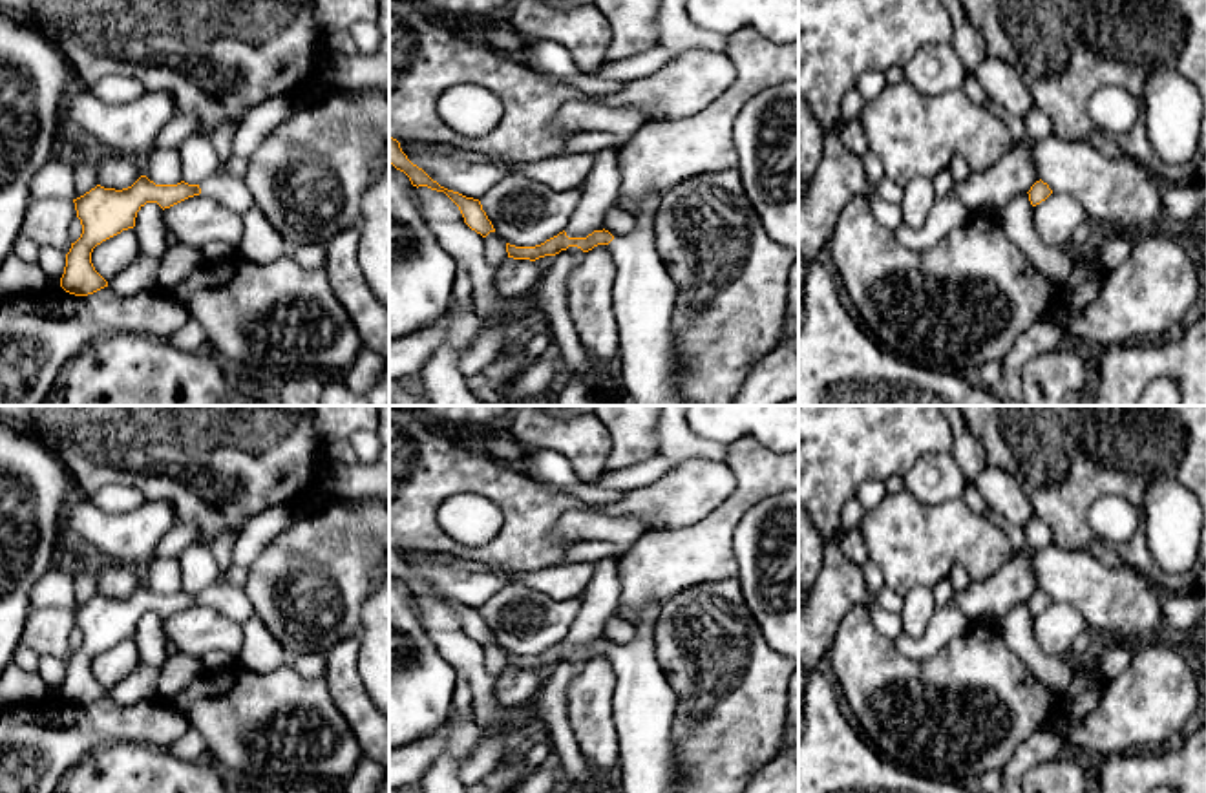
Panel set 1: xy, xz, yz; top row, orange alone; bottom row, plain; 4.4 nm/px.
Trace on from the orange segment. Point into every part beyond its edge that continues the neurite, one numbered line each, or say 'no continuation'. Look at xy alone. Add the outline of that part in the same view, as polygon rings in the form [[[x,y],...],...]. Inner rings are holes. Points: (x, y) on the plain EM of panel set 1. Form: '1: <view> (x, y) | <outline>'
1: xy (227, 598) | [[[241,526],[219,534],[210,543],[208,548],[219,565],[219,576],[206,590],[199,594],[199,597],[201,603],[214,607],[219,614],[243,625],[250,616],[254,616],[254,607],[243,587],[238,587],[228,579],[228,570],[232,566],[234,557],[234,546],[239,534]]]

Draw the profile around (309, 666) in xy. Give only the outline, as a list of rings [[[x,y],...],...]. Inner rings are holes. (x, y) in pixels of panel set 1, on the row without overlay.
[[[307,652],[298,656],[291,665],[303,678],[323,678],[327,671],[327,656],[318,652]]]

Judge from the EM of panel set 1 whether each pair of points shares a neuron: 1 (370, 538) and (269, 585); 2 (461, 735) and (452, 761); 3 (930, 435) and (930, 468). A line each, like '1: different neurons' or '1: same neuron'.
1: same neuron
2: same neuron
3: different neurons

